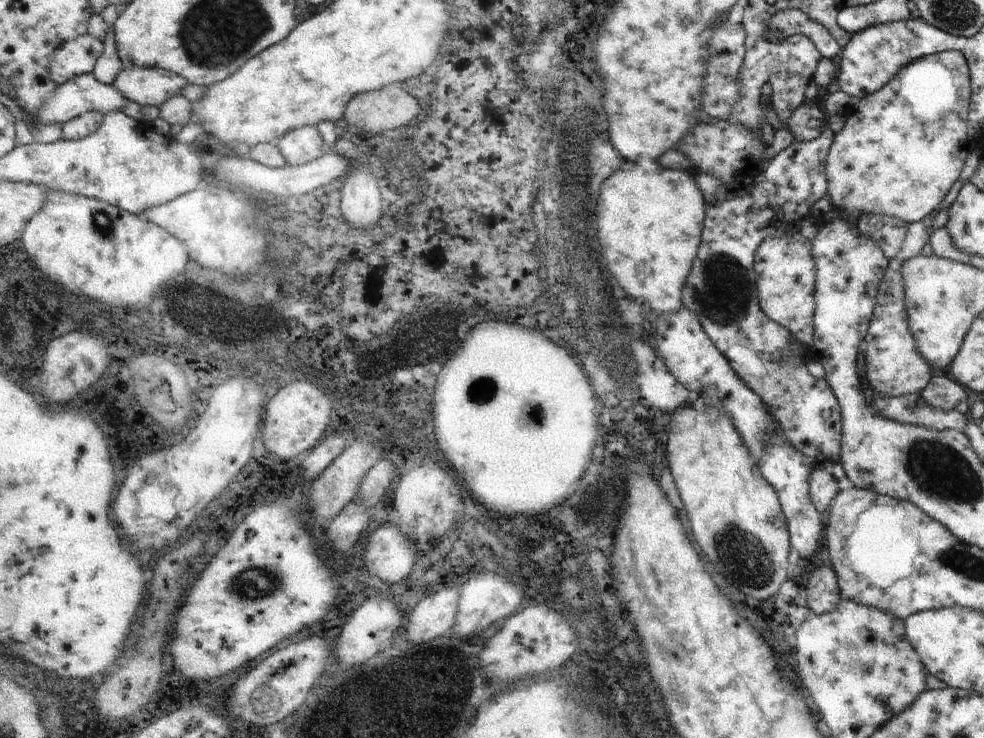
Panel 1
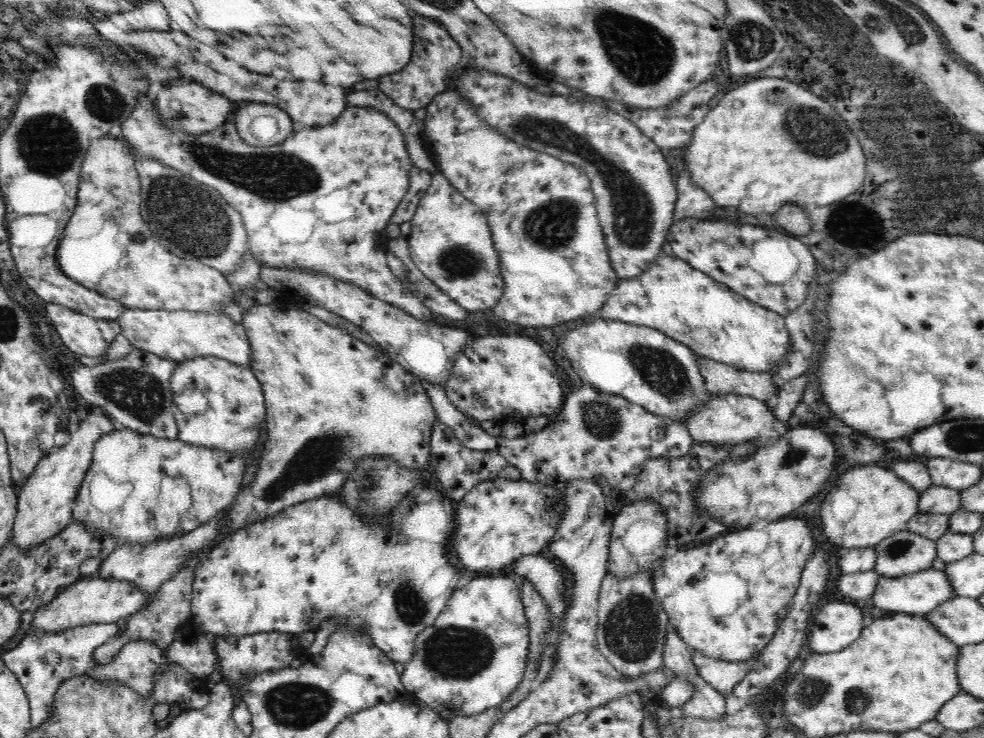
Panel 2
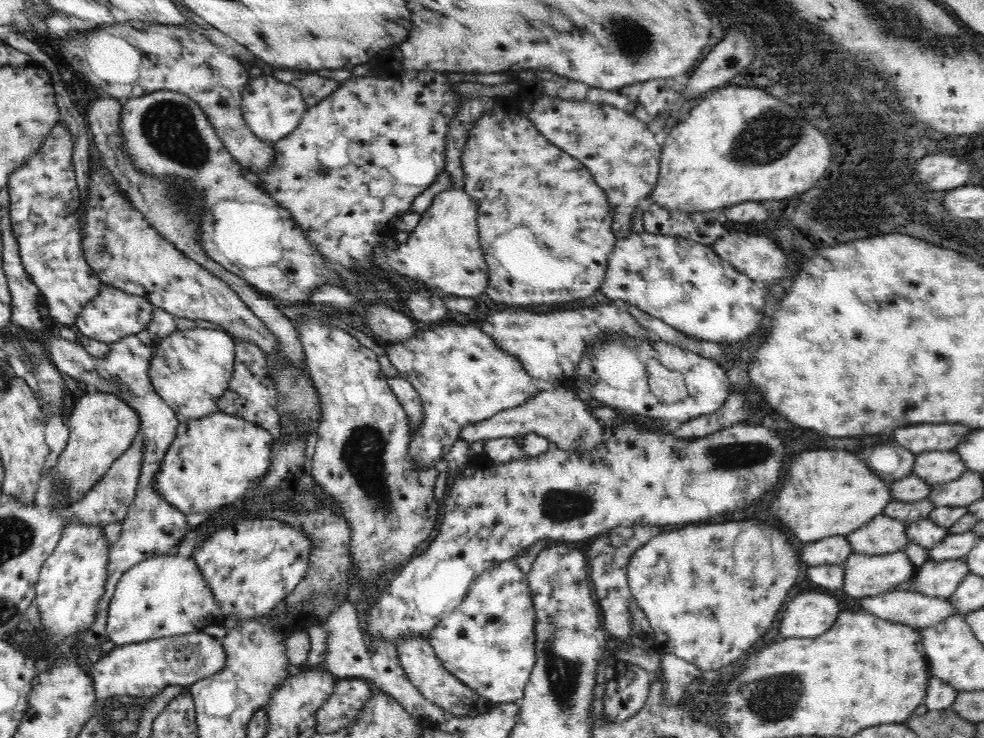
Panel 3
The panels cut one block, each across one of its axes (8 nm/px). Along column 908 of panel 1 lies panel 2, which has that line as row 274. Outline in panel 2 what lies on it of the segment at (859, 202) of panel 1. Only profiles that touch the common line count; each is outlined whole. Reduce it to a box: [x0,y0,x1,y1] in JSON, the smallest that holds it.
[56,134,234,312]

